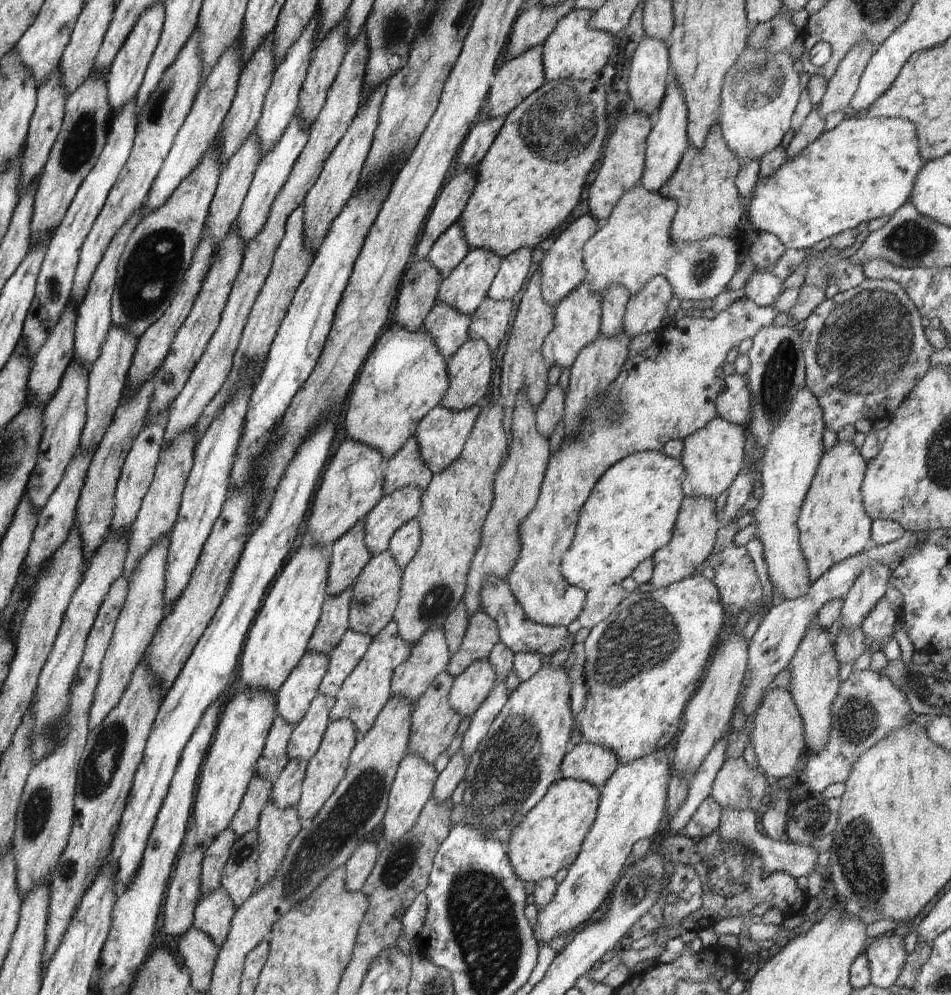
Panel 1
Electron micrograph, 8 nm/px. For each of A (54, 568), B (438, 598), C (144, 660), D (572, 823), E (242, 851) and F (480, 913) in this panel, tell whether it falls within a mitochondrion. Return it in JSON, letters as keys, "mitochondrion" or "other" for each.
{"A":"mitochondrion","B":"mitochondrion","C":"other","D":"other","E":"mitochondrion","F":"mitochondrion"}

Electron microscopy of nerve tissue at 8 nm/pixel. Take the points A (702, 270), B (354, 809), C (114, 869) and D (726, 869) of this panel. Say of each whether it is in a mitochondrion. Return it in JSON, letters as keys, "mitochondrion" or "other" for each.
{"A":"mitochondrion","B":"mitochondrion","C":"other","D":"mitochondrion"}

